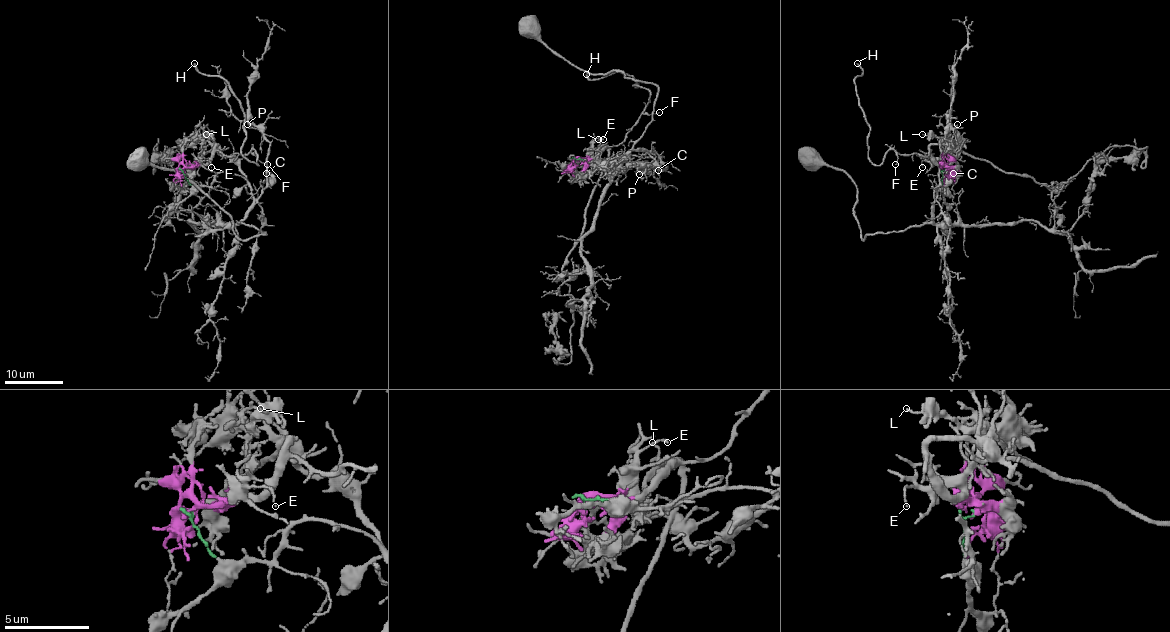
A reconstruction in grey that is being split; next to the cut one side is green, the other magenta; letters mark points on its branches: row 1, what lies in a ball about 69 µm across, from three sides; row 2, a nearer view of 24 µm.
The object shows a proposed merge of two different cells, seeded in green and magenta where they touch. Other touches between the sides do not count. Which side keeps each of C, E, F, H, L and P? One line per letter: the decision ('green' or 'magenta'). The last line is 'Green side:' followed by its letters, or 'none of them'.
C: green
E: magenta
F: magenta
H: magenta
L: magenta
P: green
Green side: C, P

